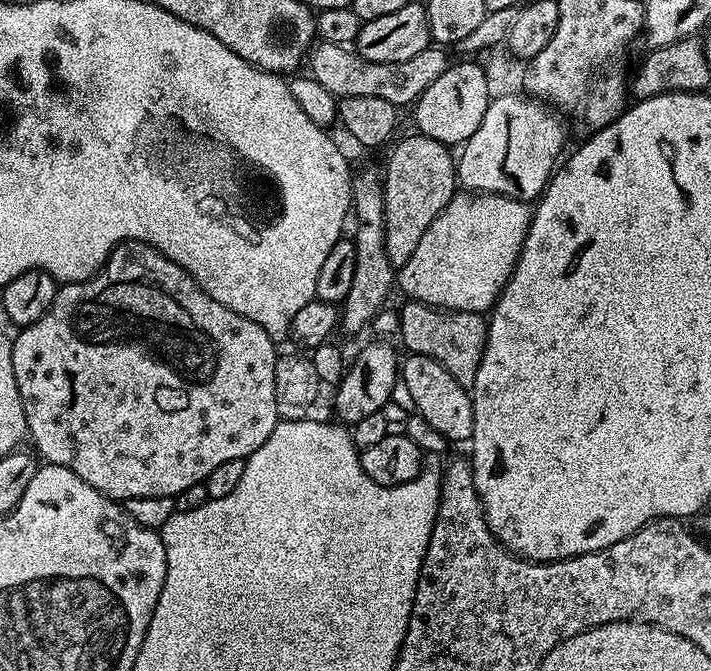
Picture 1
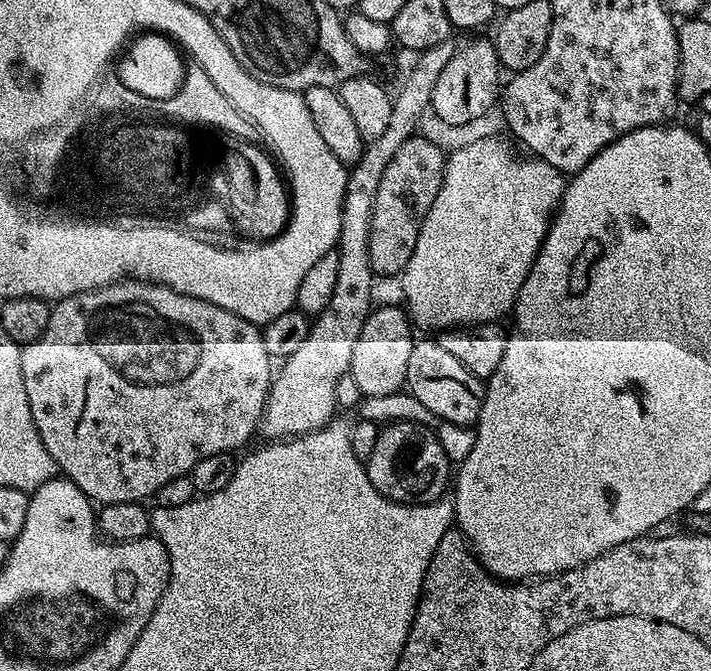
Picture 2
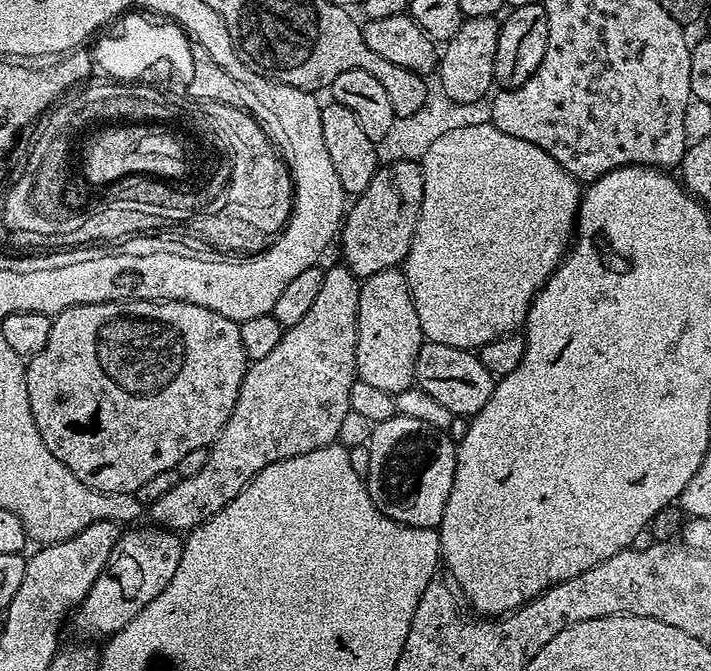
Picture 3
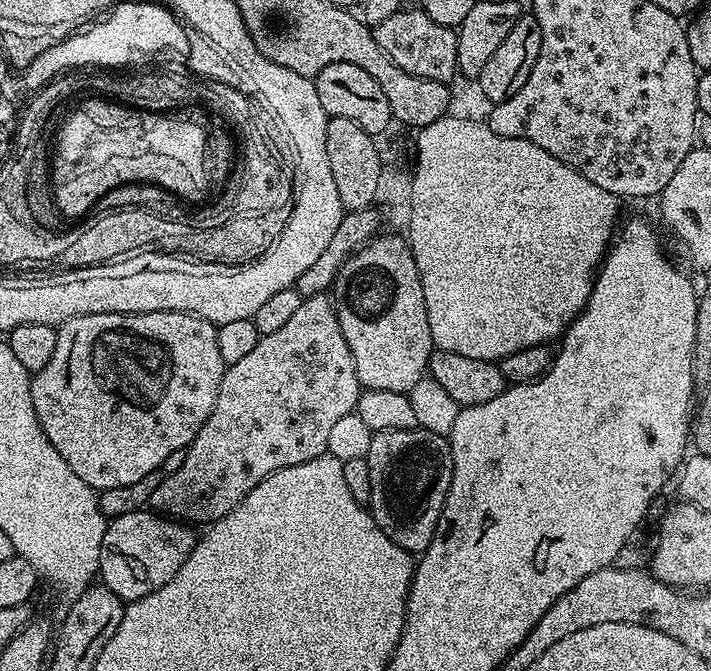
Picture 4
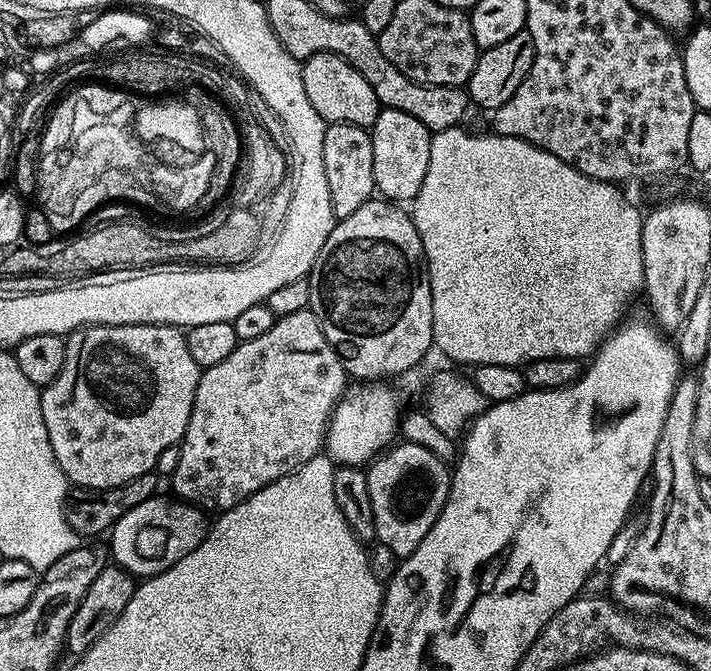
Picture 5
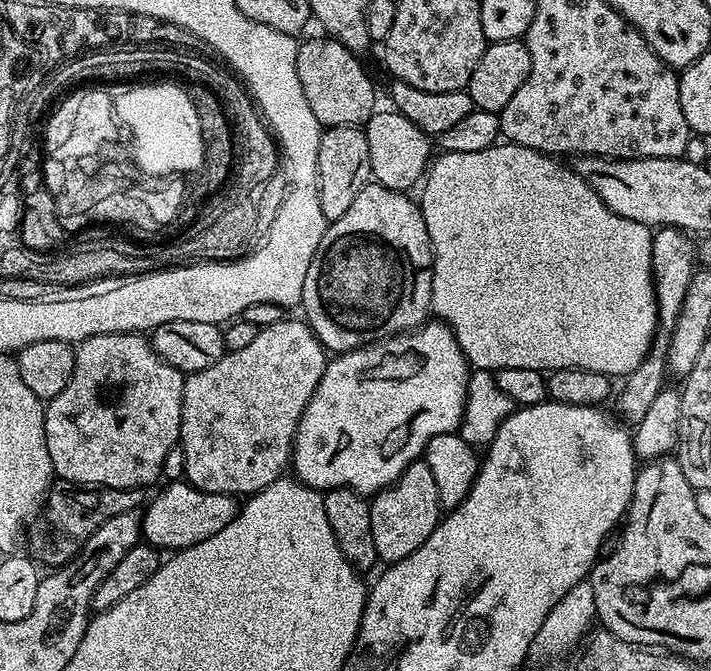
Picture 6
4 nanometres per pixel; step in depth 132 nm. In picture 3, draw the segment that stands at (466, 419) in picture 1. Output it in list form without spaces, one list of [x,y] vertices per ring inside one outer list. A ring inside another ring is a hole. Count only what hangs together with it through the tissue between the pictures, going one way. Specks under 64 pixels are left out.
[[[425,342],[418,350],[415,387],[446,406],[453,417],[471,418],[486,406],[494,387],[494,377],[482,366],[479,355],[467,348]]]

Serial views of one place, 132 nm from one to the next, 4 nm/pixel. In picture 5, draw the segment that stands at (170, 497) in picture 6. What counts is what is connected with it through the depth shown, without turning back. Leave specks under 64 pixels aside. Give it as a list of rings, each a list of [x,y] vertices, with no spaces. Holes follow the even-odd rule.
[[[163,494],[151,496],[142,502],[142,506],[126,510],[126,514],[122,514],[110,529],[111,559],[134,578],[147,578],[164,572],[186,558],[186,554],[197,548],[208,534],[210,520],[204,517],[207,515],[201,509],[179,498],[171,499],[167,500]]]

